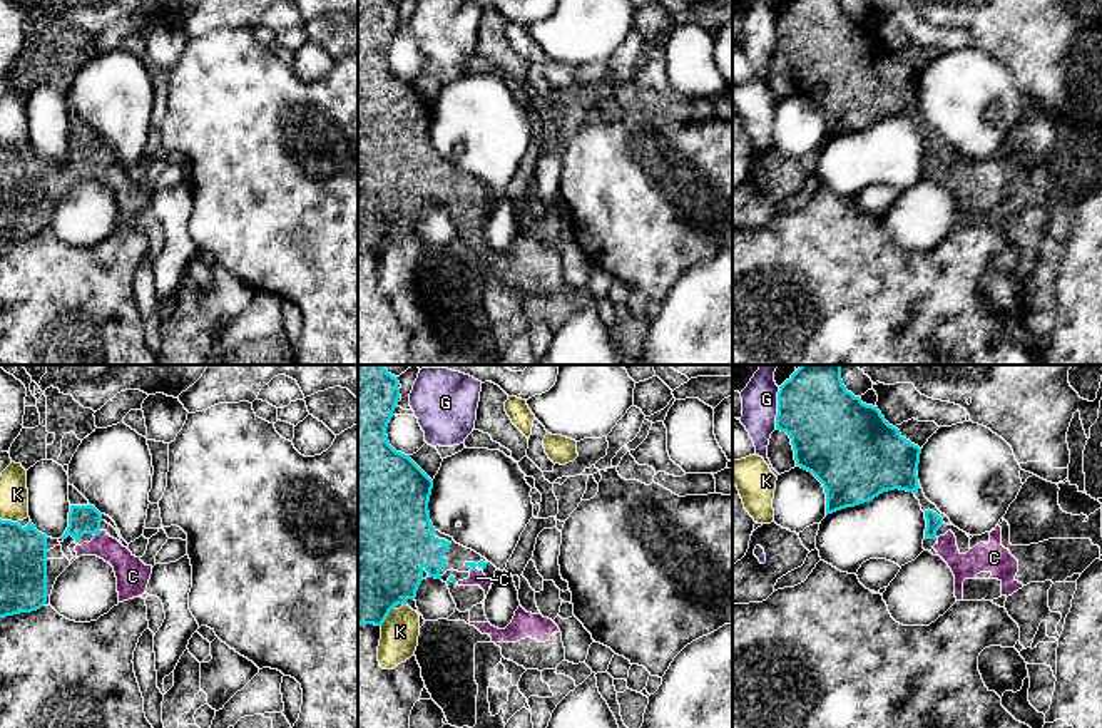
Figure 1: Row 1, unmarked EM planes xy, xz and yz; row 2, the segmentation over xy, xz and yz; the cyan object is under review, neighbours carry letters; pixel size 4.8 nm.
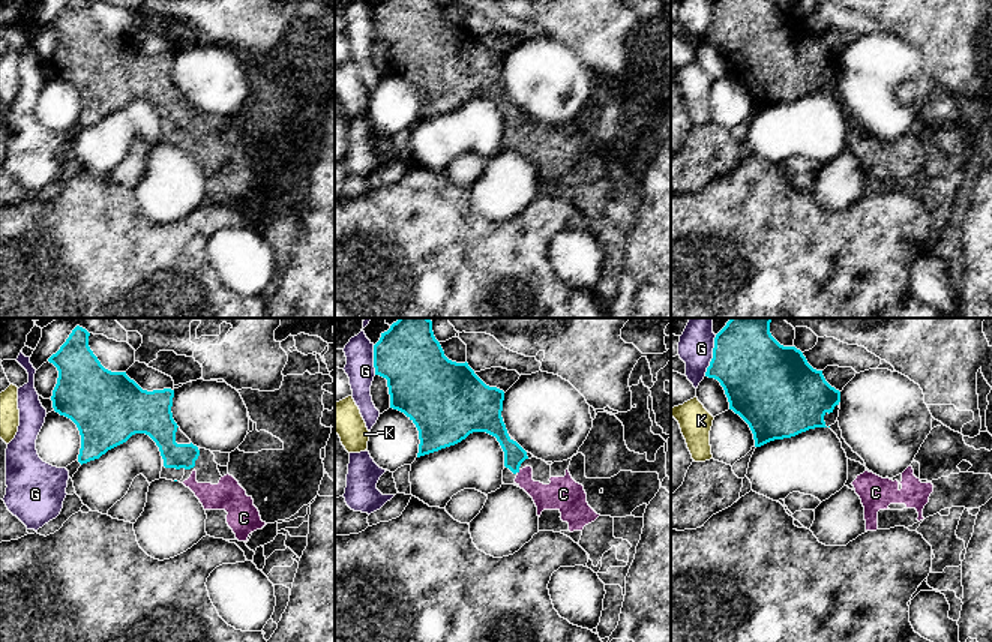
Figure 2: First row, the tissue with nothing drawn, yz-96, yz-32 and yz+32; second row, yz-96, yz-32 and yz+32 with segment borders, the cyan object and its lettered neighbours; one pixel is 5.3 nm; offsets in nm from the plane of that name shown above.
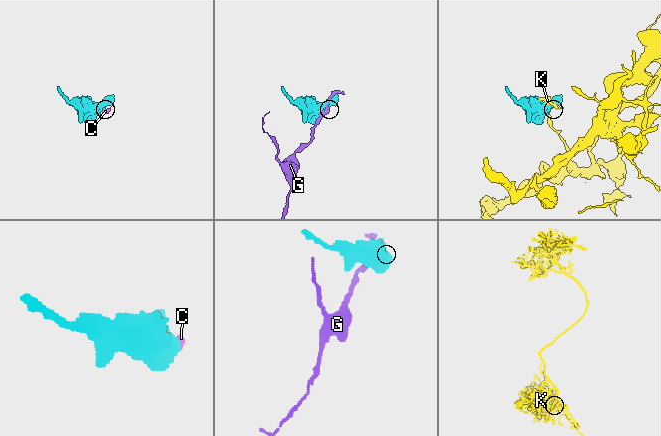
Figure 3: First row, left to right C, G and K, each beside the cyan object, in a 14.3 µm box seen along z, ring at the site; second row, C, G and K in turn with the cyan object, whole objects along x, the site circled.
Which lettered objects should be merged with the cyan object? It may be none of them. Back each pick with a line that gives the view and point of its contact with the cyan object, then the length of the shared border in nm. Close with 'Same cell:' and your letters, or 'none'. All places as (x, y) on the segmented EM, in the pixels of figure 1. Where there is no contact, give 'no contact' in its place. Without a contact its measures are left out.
C: contact xy (97, 533); length 40 nm
Same cell: C

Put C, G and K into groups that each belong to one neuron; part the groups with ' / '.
C / G / K

